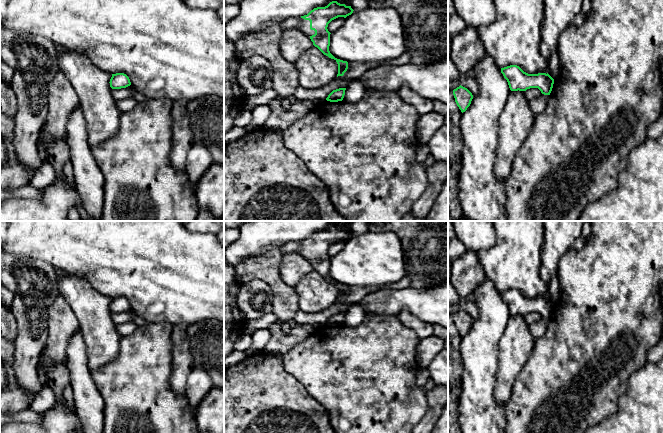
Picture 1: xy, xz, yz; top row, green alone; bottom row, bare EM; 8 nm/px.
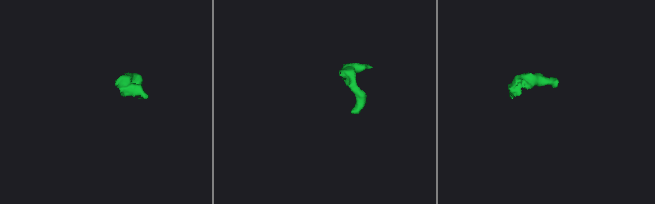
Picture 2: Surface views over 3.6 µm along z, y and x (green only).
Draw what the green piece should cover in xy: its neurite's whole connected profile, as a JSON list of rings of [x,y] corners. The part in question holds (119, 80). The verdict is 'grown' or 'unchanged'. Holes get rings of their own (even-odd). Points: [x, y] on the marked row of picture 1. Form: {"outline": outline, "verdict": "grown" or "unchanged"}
{"outline": [[[124,73],[112,74],[109,83],[112,89],[126,88],[131,85],[129,77]]], "verdict": "unchanged"}

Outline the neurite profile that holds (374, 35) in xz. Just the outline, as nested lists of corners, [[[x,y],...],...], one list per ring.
[[[393,8],[354,10],[344,23],[330,34],[330,53],[337,59],[358,63],[384,63],[402,55],[405,36],[398,12]]]

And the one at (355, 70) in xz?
[[[348,62],[348,69],[343,76],[336,77],[332,82],[320,89],[306,89],[299,86],[294,96],[296,100],[309,100],[313,102],[325,101],[333,90],[347,88],[351,82],[356,82],[365,71],[375,68],[380,64],[381,63]]]

